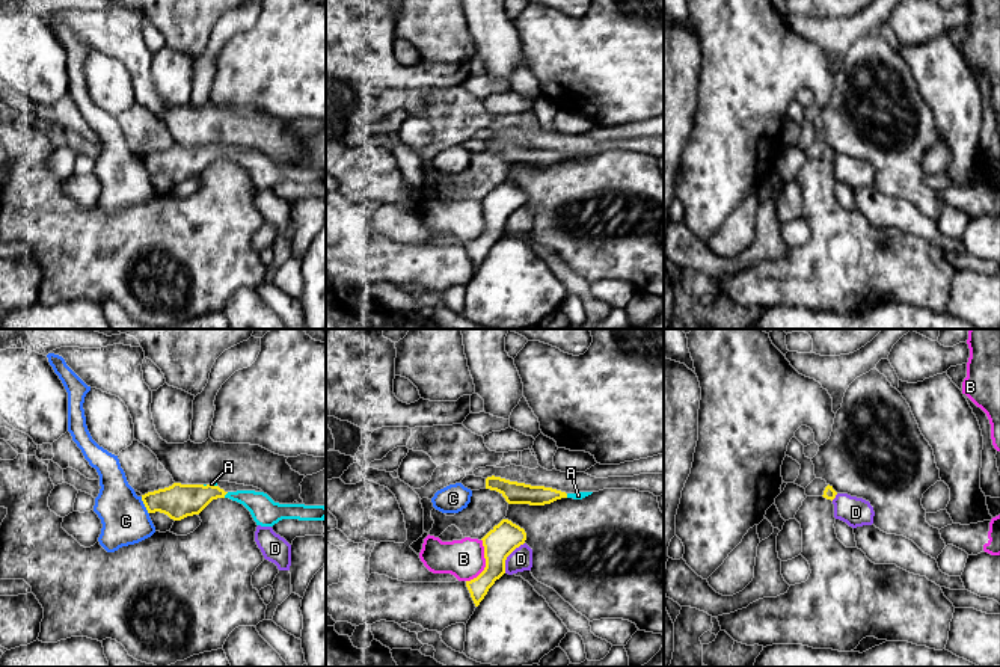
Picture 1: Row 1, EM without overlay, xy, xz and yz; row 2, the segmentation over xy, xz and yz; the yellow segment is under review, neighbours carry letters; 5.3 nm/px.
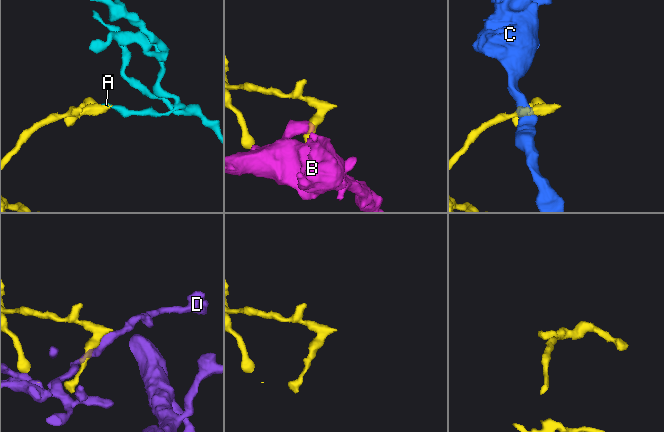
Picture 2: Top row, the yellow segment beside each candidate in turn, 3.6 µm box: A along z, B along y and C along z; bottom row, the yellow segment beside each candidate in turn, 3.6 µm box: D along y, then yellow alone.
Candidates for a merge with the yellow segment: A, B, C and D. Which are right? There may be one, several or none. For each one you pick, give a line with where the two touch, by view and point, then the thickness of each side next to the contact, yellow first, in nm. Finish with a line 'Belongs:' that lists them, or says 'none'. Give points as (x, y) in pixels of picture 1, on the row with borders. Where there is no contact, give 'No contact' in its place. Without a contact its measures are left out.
A: Touches yellow at xy (225, 494). Thickness 180 nm (yellow) against 150 nm
Belongs: A

